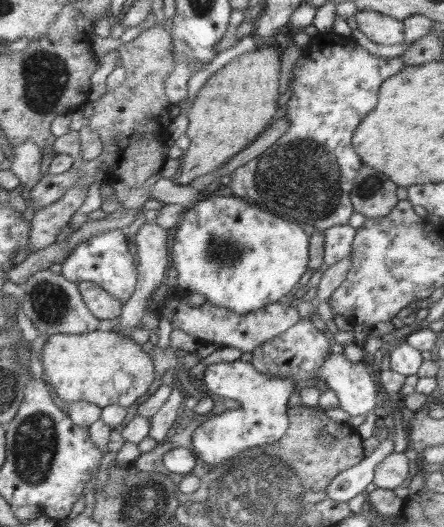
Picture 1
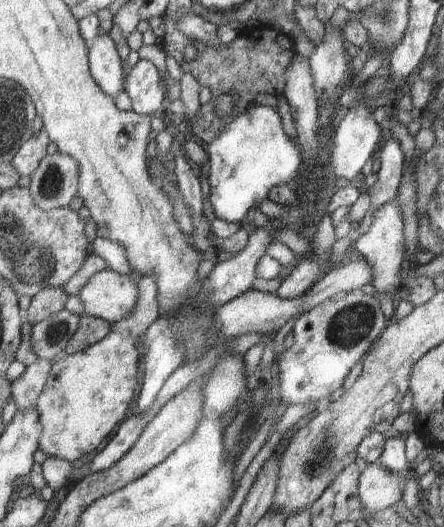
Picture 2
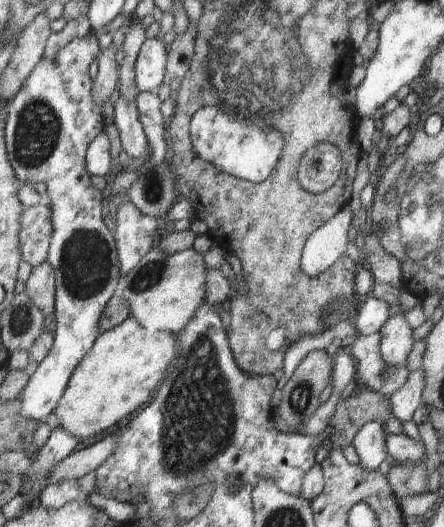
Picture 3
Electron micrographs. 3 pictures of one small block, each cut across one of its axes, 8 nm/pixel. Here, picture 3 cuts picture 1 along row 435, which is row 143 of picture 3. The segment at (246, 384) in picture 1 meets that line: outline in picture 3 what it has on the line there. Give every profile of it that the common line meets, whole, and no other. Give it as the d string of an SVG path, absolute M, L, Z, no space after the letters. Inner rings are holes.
M205 105L201 107L189 123L193 150L204 161L210 162L218 171L251 183L266 181L280 161L284 137L261 117L232 113L224 106Z

